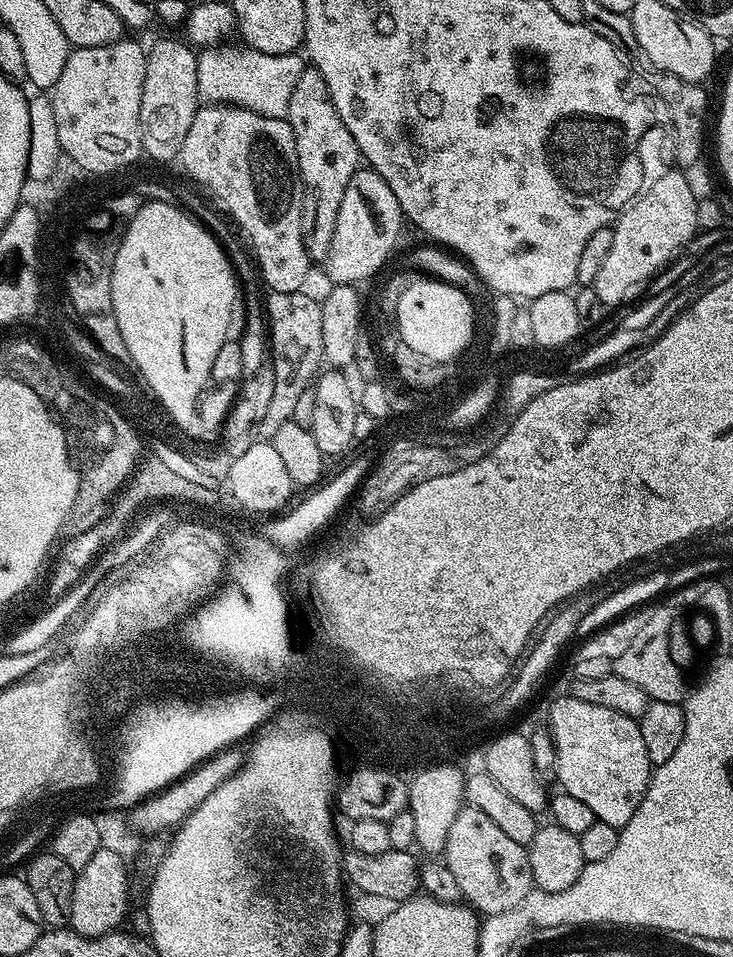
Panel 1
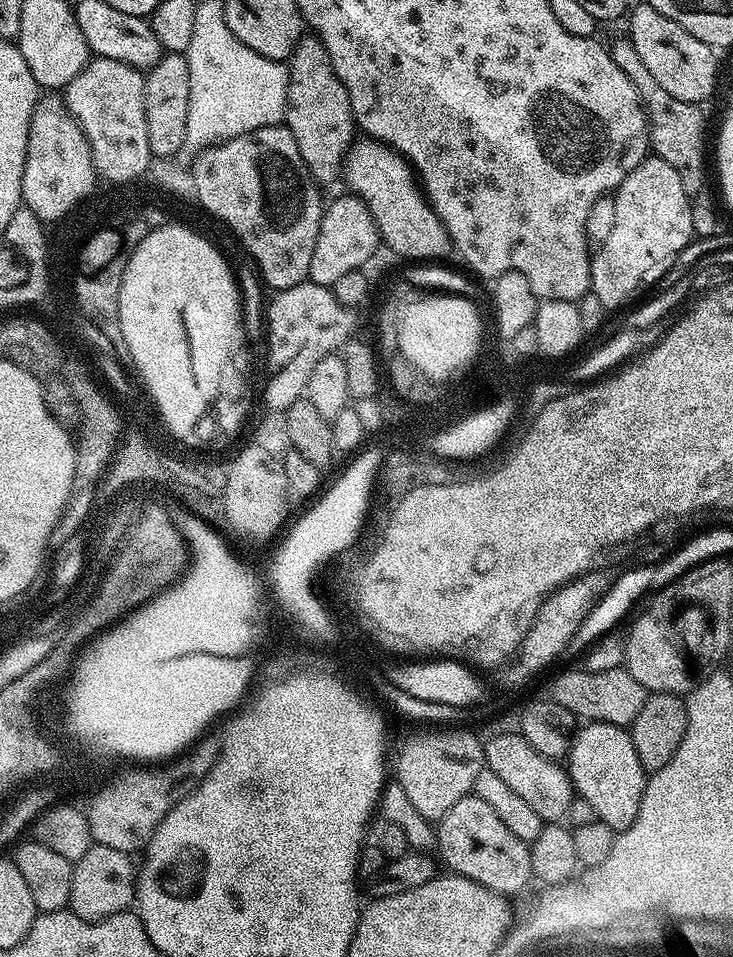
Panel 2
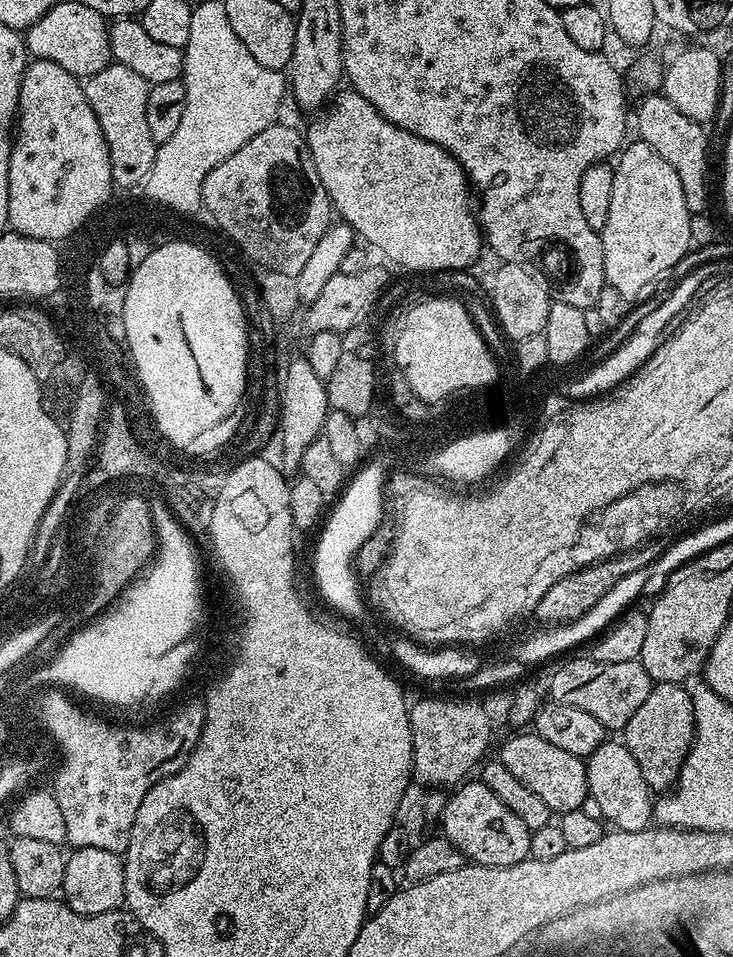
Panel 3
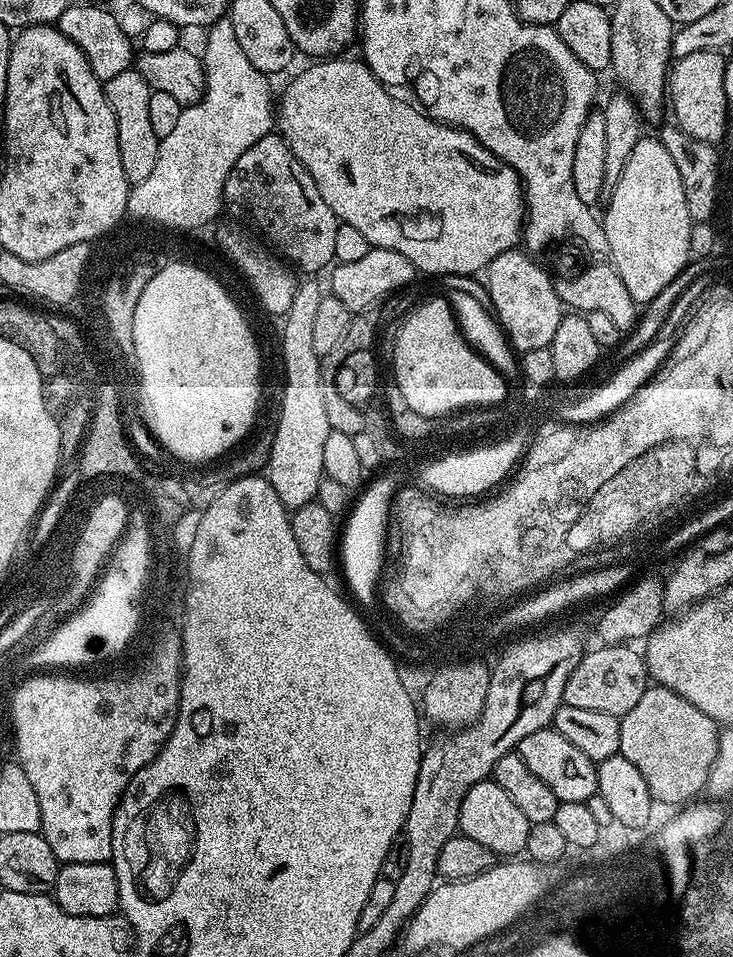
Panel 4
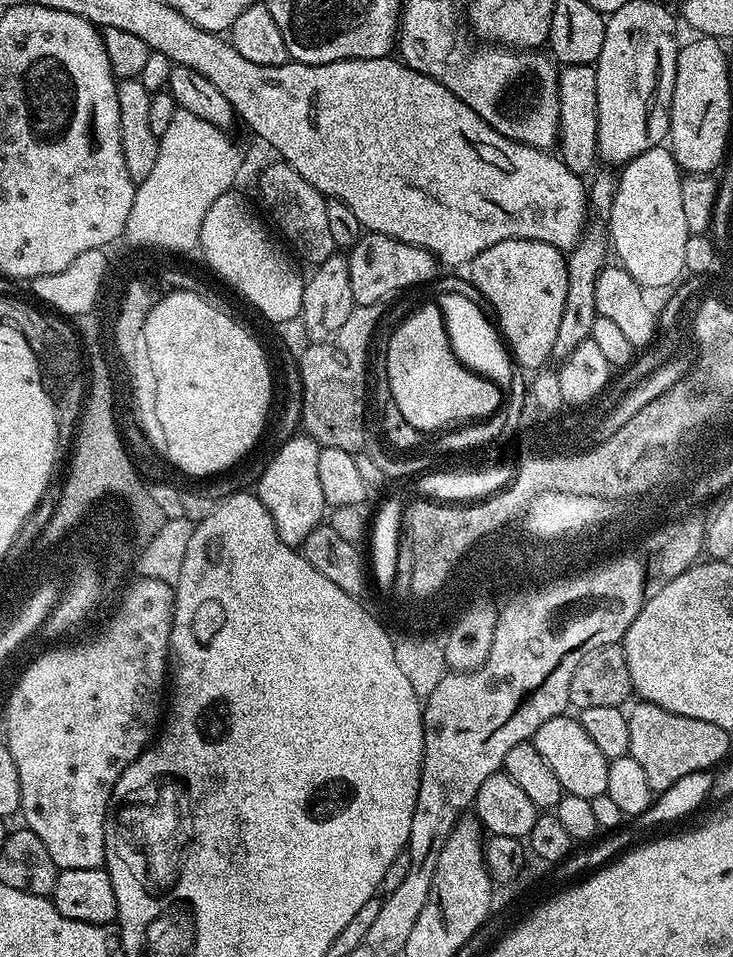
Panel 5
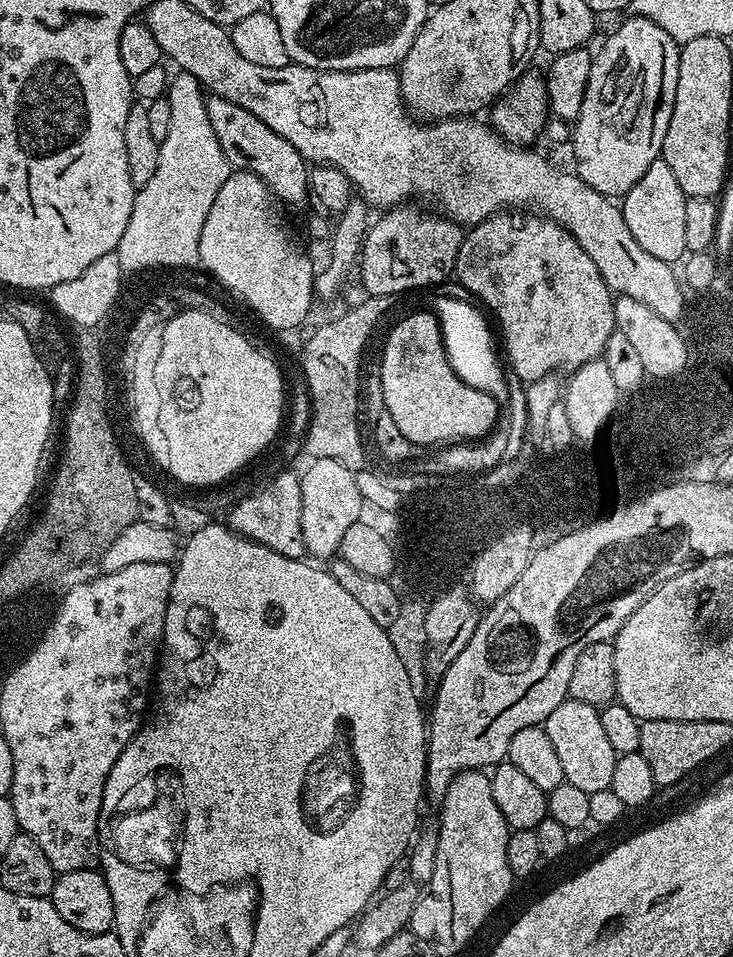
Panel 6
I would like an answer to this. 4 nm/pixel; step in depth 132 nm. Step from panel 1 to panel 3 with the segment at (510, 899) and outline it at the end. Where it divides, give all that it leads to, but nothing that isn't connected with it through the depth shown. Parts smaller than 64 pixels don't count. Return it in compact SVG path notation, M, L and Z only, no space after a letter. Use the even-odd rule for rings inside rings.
M472 778L461 783L453 792L456 793L449 795L444 802L442 834L454 842L458 850L462 850L465 861L482 866L514 866L529 859L533 832L526 826L526 822L522 822L522 818L518 818L518 814L514 814L514 810L509 810L493 794L490 786Z

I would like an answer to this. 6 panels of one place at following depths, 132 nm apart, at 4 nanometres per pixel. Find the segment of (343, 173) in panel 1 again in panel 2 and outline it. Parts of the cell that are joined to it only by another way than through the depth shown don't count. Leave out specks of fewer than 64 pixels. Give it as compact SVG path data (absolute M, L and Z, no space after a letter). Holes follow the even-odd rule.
M301 35L286 63L288 105L284 111L284 124L290 134L294 134L294 142L298 142L298 154L302 154L312 179L317 185L325 186L335 176L337 179L341 175L344 157L348 155L358 132L356 122L352 119L350 98L338 74L334 74L334 66L330 66L330 54L326 54L326 46L322 46L316 35Z

